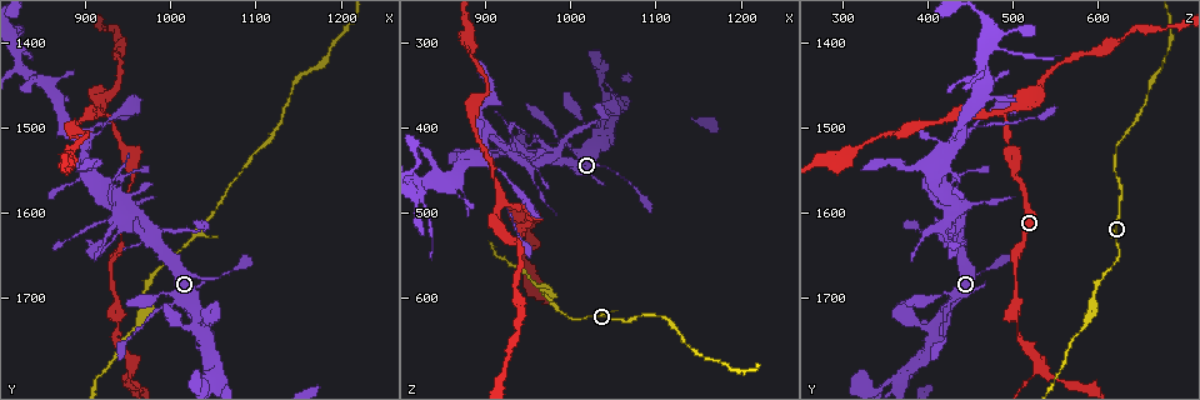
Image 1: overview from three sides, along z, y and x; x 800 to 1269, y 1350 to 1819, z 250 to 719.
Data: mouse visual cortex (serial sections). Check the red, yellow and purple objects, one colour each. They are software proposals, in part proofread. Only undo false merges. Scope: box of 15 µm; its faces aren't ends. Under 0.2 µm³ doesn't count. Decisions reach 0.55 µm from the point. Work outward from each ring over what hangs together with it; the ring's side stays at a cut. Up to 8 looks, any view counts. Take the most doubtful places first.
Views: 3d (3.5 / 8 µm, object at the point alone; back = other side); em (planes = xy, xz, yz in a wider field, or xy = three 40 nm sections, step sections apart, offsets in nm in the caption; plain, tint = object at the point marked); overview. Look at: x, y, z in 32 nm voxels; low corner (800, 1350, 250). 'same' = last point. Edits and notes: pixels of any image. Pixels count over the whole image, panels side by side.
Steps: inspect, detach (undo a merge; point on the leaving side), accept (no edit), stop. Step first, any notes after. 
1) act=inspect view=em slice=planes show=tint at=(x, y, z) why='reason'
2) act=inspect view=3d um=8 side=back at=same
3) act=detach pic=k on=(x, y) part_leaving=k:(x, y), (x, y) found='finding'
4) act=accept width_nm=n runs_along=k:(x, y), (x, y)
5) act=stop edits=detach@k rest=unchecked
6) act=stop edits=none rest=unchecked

act=inspect view=3d um=3.5 at=(970, 1725, 585)

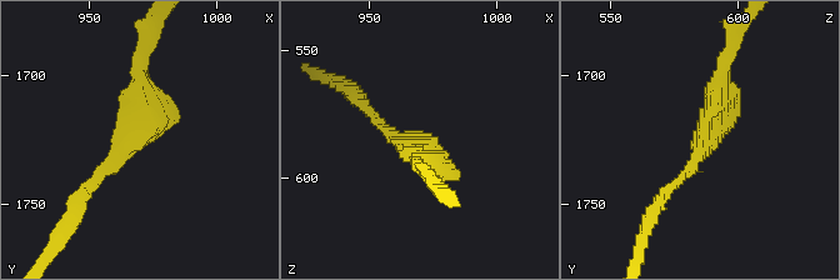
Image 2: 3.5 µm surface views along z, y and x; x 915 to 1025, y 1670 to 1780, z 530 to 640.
act=inspect view=em slice=xy step=1 show=tint at=(965, 1727, 585) why='now the EM'

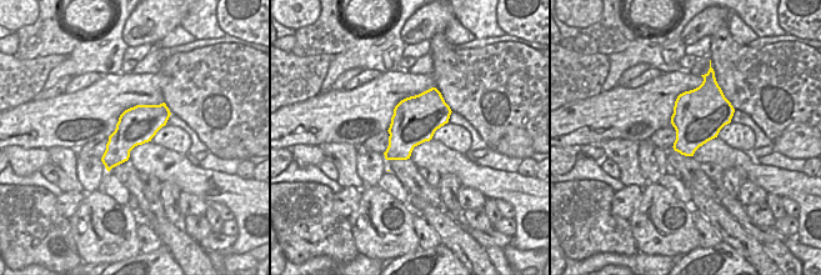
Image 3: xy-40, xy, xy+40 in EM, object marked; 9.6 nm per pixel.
act=accept runs_along=2:(724, 73), (701, 153), (660, 199) found='one cell here'

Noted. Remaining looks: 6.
act=inspect view=3d um=8 at=(920, 1485, 490) why='arms part here'

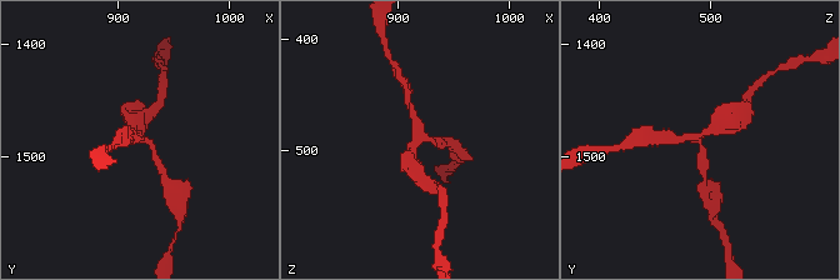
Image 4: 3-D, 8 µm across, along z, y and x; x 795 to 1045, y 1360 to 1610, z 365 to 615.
act=inspect view=em slice=xy step=5 show=tint at=(922, 1484, 490) arms=3 arm_widths_nm=200,250,300

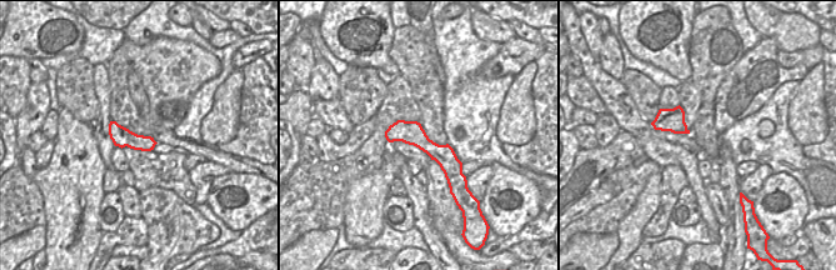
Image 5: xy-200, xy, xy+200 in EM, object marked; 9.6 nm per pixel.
act=accept runs_along=5:(391, 129), (432, 149), (451, 183) found='all the same cell'

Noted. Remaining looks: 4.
act=inspect view=3d um=3.5 at=(955, 1780, 535) why='a fork'

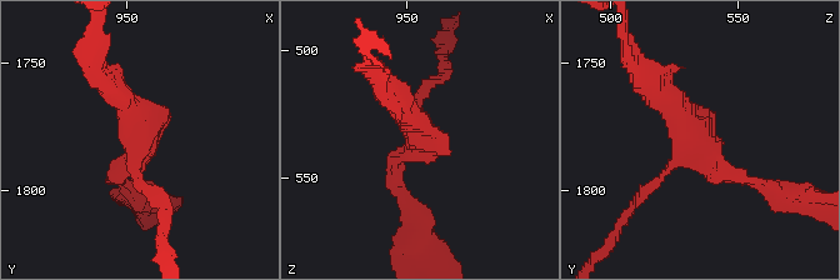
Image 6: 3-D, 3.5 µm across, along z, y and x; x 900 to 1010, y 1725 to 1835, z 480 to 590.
act=inspect view=em slice=xy step=2 show=tint at=(956, 1778, 531) arms=3 arm_widths_nm=150,200,300 why='need the tissue'

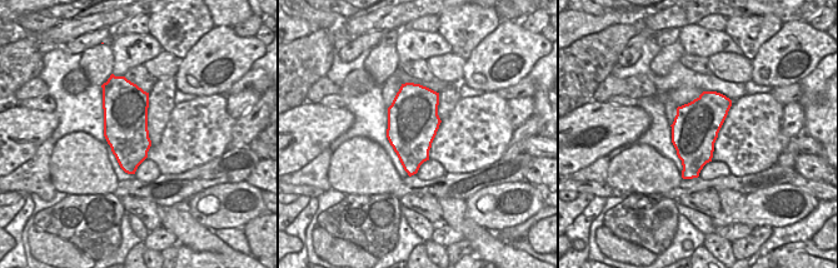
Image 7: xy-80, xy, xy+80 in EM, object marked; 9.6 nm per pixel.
act=accept width_nm=500 runs_along=6:(644, 78), (720, 178), (749, 178) found='one cell here'

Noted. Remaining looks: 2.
act=inspect view=3d um=3.5 at=(895, 1540, 395) why='a fork'

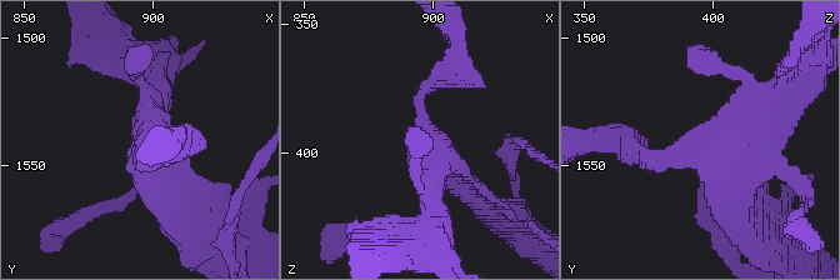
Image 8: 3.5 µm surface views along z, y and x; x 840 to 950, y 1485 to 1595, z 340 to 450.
act=inspect view=em slice=xy step=3 show=tint at=same

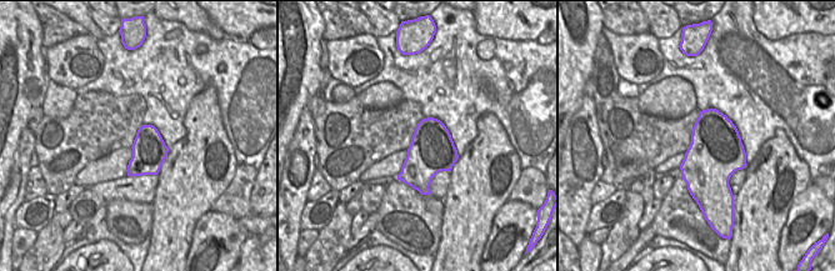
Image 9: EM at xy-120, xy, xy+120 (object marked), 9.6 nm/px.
act=accept runs_along=8:(740, 224), (724, 150), (778, 89) found='one cell here'

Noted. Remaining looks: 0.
act=stop edits=none rest=unchecked

